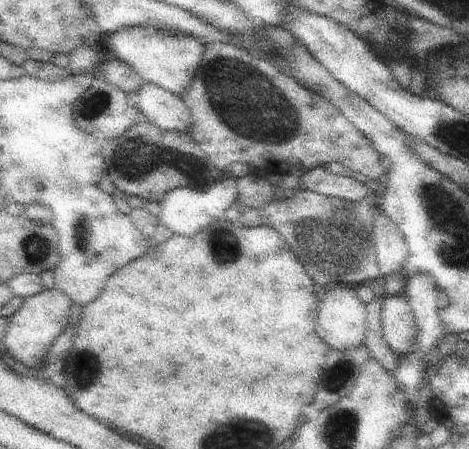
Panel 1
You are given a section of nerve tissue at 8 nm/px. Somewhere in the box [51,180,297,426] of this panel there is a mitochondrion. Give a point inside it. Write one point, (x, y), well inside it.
(86, 228)

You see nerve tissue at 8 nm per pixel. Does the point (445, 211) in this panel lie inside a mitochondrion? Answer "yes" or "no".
yes

